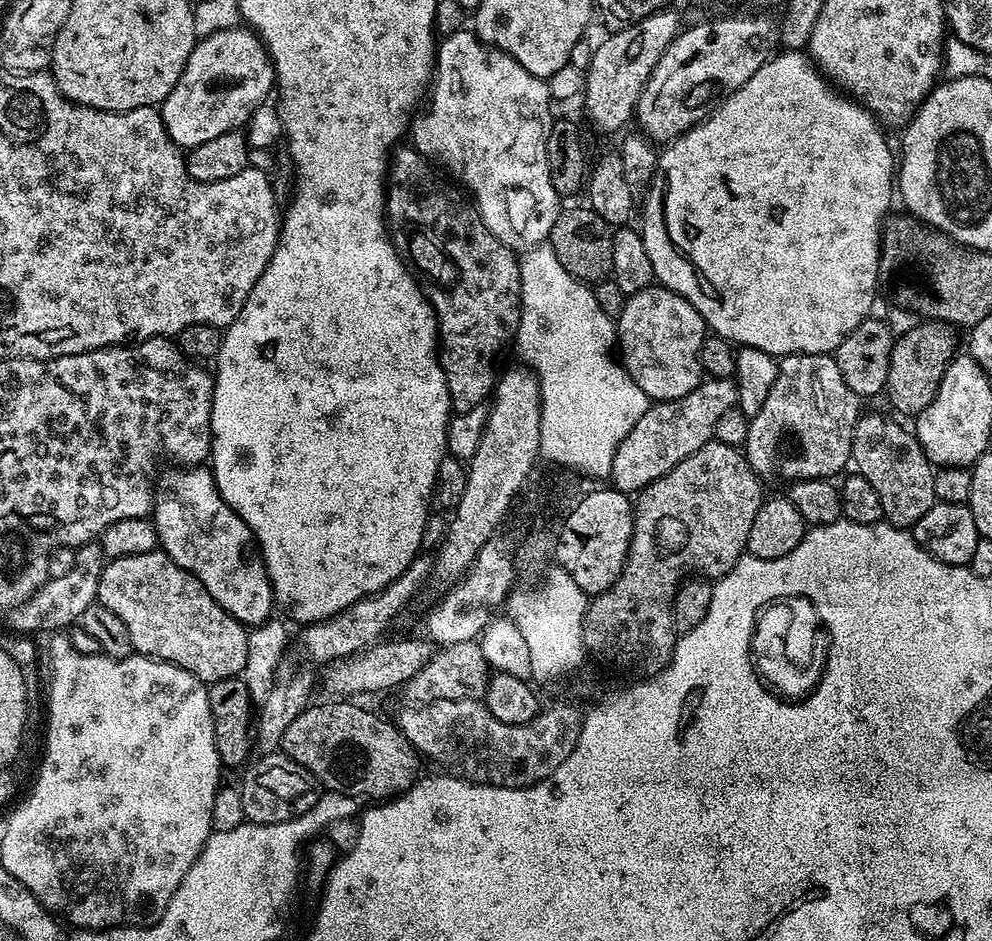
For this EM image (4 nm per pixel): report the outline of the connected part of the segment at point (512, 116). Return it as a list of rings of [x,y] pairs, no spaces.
[[[465,30],[439,41],[426,103],[410,120],[411,147],[433,165],[444,167],[449,177],[457,176],[459,183],[472,191],[474,207],[490,234],[513,250],[545,243],[562,211],[562,200],[551,182],[547,160],[547,139],[554,121],[552,106],[554,99],[541,77],[527,72],[505,52],[483,43],[475,31]]]

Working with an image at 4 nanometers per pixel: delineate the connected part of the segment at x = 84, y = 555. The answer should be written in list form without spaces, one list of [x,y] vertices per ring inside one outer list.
[[[89,542],[83,545],[76,552],[76,564],[65,577],[49,578],[33,596],[21,600],[6,613],[9,624],[7,627],[16,634],[34,634],[32,632],[38,631],[39,628],[48,632],[47,634],[71,629],[79,621],[82,610],[97,603],[98,582],[105,563],[106,557],[99,543]]]

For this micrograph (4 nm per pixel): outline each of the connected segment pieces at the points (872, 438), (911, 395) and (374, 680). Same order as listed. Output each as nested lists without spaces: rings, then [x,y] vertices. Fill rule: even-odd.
[[[861,415],[852,435],[852,459],[855,471],[878,493],[882,501],[884,520],[898,528],[911,529],[912,525],[938,501],[934,494],[934,465],[928,461],[915,435],[899,424],[901,421],[883,420],[880,416]]]
[[[925,319],[914,326],[904,336],[896,336],[890,354],[890,370],[888,371],[888,387],[886,397],[892,408],[901,417],[919,416],[930,402],[934,402],[938,386],[958,355],[956,349],[956,332],[953,325],[943,320]]]
[[[419,638],[420,640],[398,640],[390,644],[385,642],[377,642],[371,647],[365,648],[357,655],[347,656],[344,659],[335,660],[329,663],[323,670],[324,672],[324,688],[328,692],[333,692],[336,698],[360,698],[363,692],[388,692],[391,688],[407,685],[410,678],[414,678],[414,674],[418,674],[418,670],[422,670],[422,666],[426,666],[426,662],[430,662],[434,655],[434,645],[427,638]]]

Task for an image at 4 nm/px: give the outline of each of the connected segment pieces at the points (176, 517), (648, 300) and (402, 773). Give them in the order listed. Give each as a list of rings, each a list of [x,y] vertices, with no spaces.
[[[188,466],[176,471],[180,472],[173,474],[172,488],[157,487],[154,492],[150,519],[156,525],[159,547],[178,566],[197,576],[214,602],[218,602],[218,606],[222,606],[222,610],[226,610],[239,624],[255,626],[264,623],[273,615],[274,597],[255,536],[242,517],[221,498],[216,479],[207,467]]]
[[[663,286],[643,288],[627,297],[618,317],[618,352],[624,369],[652,402],[682,398],[700,385],[700,351],[705,335],[706,325],[698,310]]]
[[[332,702],[336,704],[316,704],[313,703],[302,714],[298,714],[298,718],[294,718],[294,722],[290,722],[290,726],[286,730],[282,741],[283,755],[290,757],[294,762],[298,762],[298,766],[306,766],[306,770],[310,770],[310,774],[314,774],[314,778],[319,782],[321,789],[327,790],[329,793],[338,796],[351,796],[353,798],[361,798],[360,796],[380,796],[376,798],[395,798],[408,791],[413,784],[417,783],[418,775],[416,771],[422,763],[421,757],[418,755],[411,742],[400,733],[399,727],[395,723],[392,724],[388,720],[383,720],[380,716],[375,716],[368,708],[359,708],[356,702]]]

